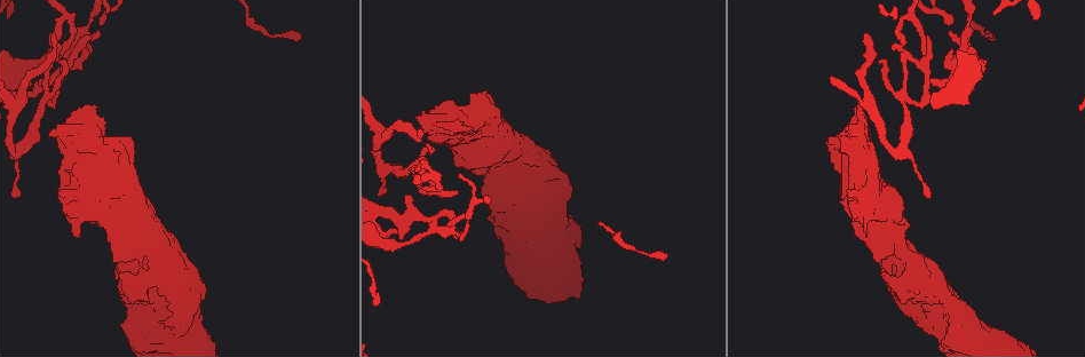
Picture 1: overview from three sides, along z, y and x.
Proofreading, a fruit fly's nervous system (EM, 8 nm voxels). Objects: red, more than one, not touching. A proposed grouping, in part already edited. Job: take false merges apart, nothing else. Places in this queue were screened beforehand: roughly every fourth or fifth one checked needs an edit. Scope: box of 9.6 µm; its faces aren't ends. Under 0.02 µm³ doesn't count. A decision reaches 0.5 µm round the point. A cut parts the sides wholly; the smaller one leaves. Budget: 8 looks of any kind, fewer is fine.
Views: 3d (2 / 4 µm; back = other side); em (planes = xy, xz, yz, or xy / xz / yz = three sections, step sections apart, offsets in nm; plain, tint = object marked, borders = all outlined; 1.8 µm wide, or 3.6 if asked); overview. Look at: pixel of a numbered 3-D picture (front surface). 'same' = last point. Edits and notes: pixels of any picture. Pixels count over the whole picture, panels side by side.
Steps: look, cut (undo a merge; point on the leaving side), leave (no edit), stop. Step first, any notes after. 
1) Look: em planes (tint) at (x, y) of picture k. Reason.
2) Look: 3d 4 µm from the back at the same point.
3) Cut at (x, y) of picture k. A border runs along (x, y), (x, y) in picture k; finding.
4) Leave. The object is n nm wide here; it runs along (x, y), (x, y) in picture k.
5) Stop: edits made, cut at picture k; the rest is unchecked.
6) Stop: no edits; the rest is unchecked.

Look: em 3.6 µm planes (tint) at (888, 239) of picture 1. Abrupt turn.

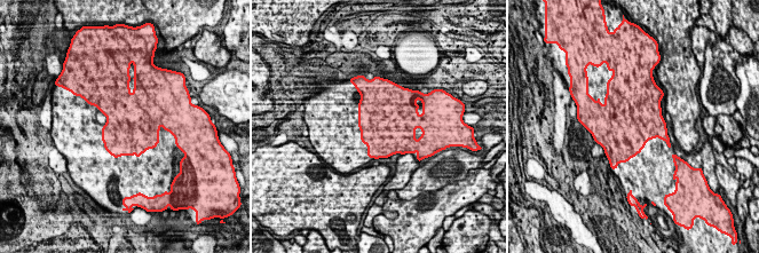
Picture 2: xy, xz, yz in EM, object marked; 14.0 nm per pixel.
Leave. The object is 750 nm wide here; all the same neuron.

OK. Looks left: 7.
Look: em planes (tint) at (386, 133) of picture 1.

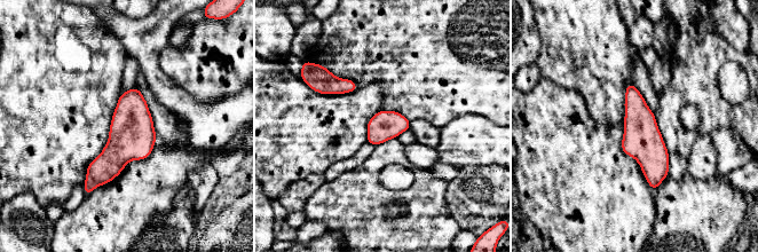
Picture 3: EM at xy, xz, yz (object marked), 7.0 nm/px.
Leave. The object is 200 nm wide here; it runs along (630, 86), (654, 186) in picture 3; all the same neuron.

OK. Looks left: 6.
Look: em xy step 8 (borders) at (434, 231) of picture 1. Closes a loop.

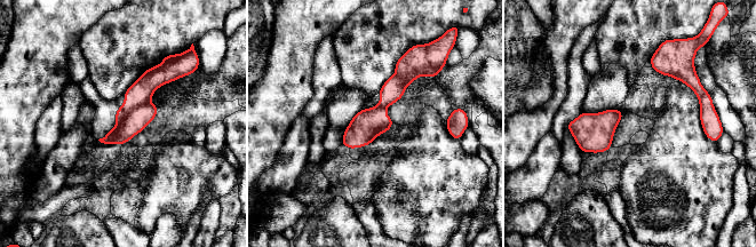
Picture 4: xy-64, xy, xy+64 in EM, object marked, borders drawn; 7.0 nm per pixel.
Cut at (427, 60) of picture 4. A border runs along (396, 73), (421, 74) in picture 4; two neurons meet here.

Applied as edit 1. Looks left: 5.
Stop: edits made, cut at picture 4; the rest is unchecked.

